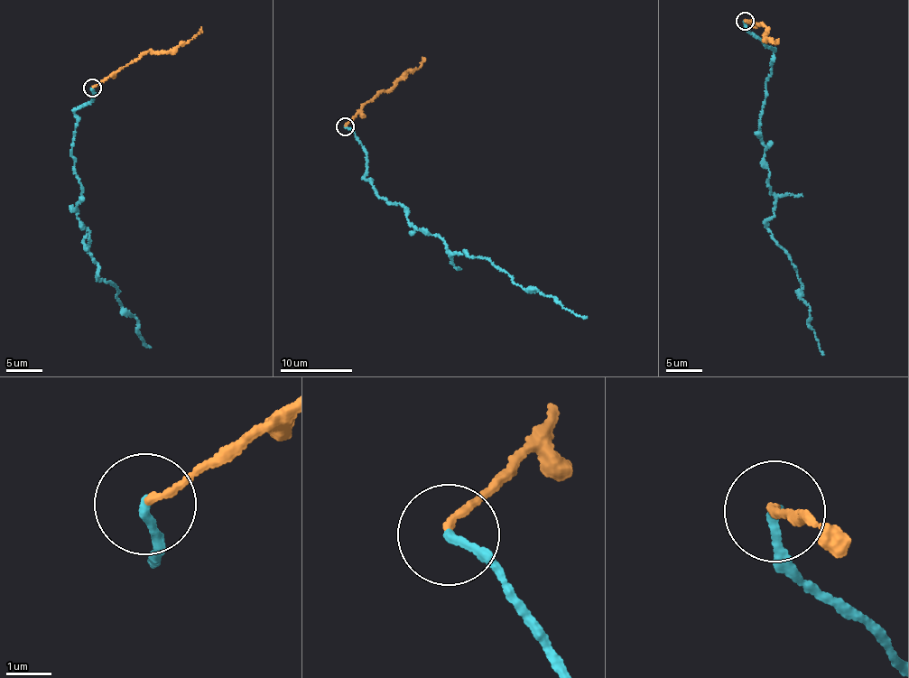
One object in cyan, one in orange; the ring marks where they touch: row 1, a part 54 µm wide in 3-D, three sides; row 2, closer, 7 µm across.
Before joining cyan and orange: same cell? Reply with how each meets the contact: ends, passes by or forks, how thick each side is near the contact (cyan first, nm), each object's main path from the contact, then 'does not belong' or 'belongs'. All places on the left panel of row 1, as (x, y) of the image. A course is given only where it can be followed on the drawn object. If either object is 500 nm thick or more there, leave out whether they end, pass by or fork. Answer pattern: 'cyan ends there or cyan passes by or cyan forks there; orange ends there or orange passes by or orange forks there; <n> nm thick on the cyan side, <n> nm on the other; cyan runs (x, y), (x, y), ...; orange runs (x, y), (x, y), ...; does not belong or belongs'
cyan ends there; orange ends there; 190 nm thick on the cyan side, 160 nm on the other; cyan runs (92, 88), (91, 102), (76, 110), (77, 218), (88, 233), (97, 279), (116, 287), (121, 309), (150, 346); orange runs (92, 86), (145, 51), (177, 47), (189, 41), (201, 27); does not belong

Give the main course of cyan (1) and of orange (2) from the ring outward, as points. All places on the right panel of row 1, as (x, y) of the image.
1: (746, 21), (746, 30), (774, 50), (758, 126), (774, 200), (766, 227), (791, 258), (809, 326), (824, 354)
2: (746, 20), (765, 24), (769, 32), (766, 39), (774, 44), (779, 39)

